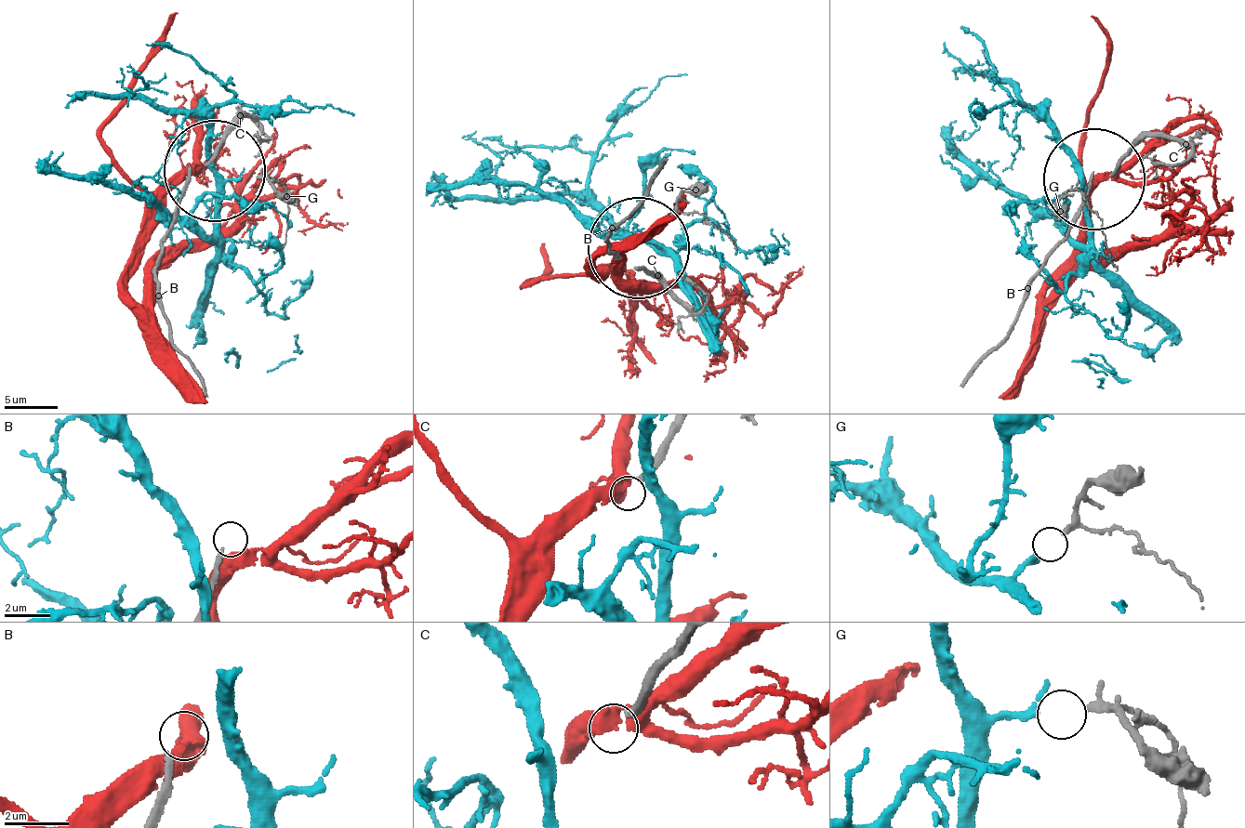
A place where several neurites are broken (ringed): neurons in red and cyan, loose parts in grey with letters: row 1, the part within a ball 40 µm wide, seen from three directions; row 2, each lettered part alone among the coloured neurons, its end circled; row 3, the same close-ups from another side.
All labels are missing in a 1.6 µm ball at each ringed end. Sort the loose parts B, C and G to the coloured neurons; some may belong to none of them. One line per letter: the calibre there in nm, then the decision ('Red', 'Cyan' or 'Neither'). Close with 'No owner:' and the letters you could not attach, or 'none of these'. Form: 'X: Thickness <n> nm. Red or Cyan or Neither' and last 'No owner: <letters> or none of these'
B: Thickness 190 nm. Neither
C: Thickness 280 nm. Red
G: Thickness 150 nm. Cyan
No owner: B

